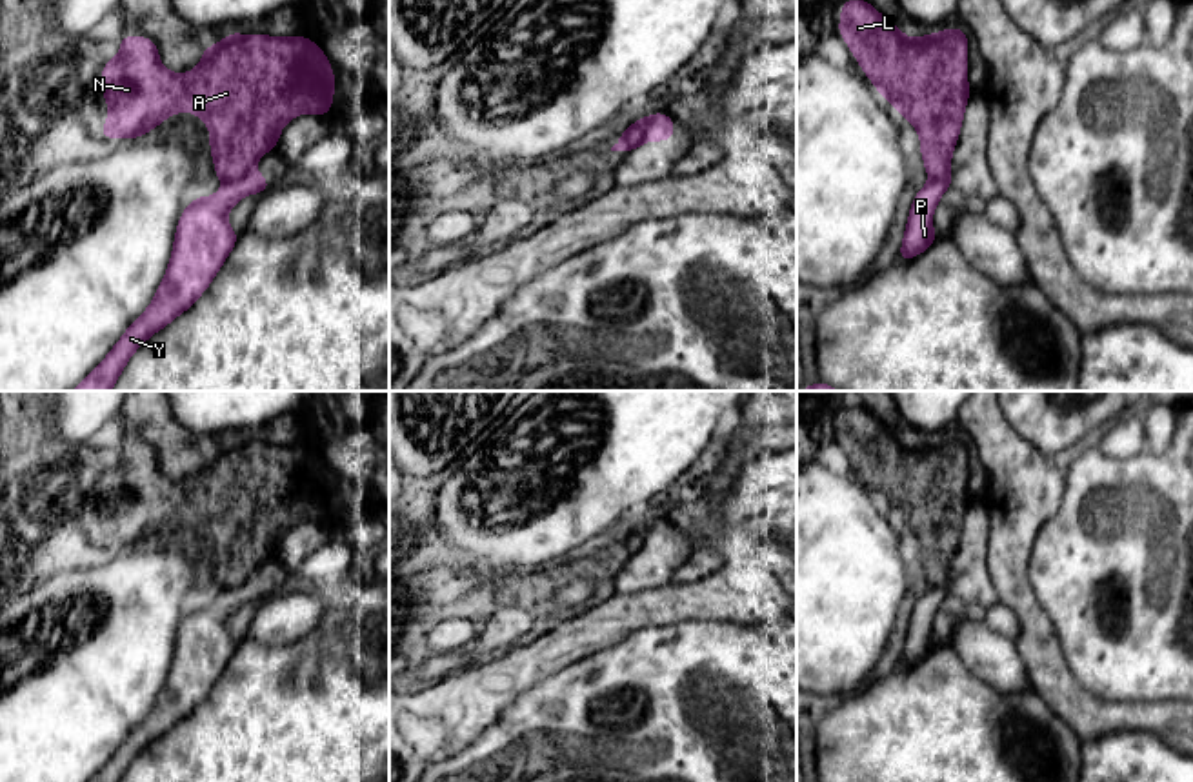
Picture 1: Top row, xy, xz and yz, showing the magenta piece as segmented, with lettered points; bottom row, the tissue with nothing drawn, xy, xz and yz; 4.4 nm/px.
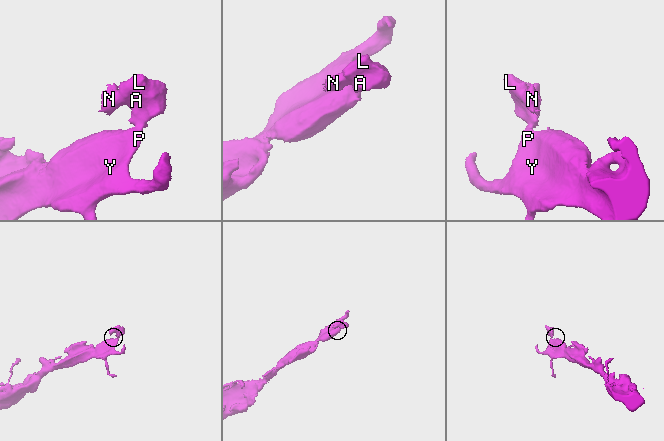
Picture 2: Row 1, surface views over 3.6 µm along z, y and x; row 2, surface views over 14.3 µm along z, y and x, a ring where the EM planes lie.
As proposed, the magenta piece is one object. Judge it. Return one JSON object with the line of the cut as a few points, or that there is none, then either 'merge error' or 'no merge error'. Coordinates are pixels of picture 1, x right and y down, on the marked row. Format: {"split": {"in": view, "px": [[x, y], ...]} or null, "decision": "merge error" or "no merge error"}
{"split": {"in": "xy", "px": [[251, 168], [224, 186]]}, "decision": "merge error"}

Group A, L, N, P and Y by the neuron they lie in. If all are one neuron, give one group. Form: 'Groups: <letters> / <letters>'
Groups: A L N / P Y

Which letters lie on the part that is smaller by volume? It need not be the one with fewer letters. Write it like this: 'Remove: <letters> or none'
Remove: A, L, N

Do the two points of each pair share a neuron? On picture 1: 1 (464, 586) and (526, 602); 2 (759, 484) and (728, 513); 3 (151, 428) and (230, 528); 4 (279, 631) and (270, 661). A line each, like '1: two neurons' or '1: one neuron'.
1: one neuron
2: one neuron
3: two neurons
4: two neurons

